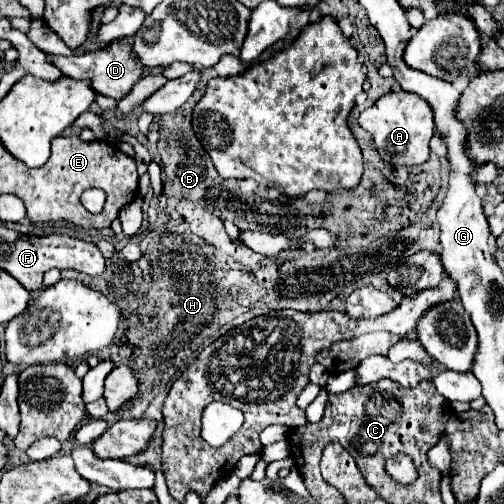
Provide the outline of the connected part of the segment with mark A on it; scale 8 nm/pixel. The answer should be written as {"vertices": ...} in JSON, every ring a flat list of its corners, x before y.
{"vertices":[[403,90,389,92,381,96,371,108,361,112,359,126,373,136,379,154,389,164,415,166,415,164,423,164,429,158,429,140,435,134,433,110,429,108,429,104,425,104,425,100,421,100,421,96,413,96]]}

